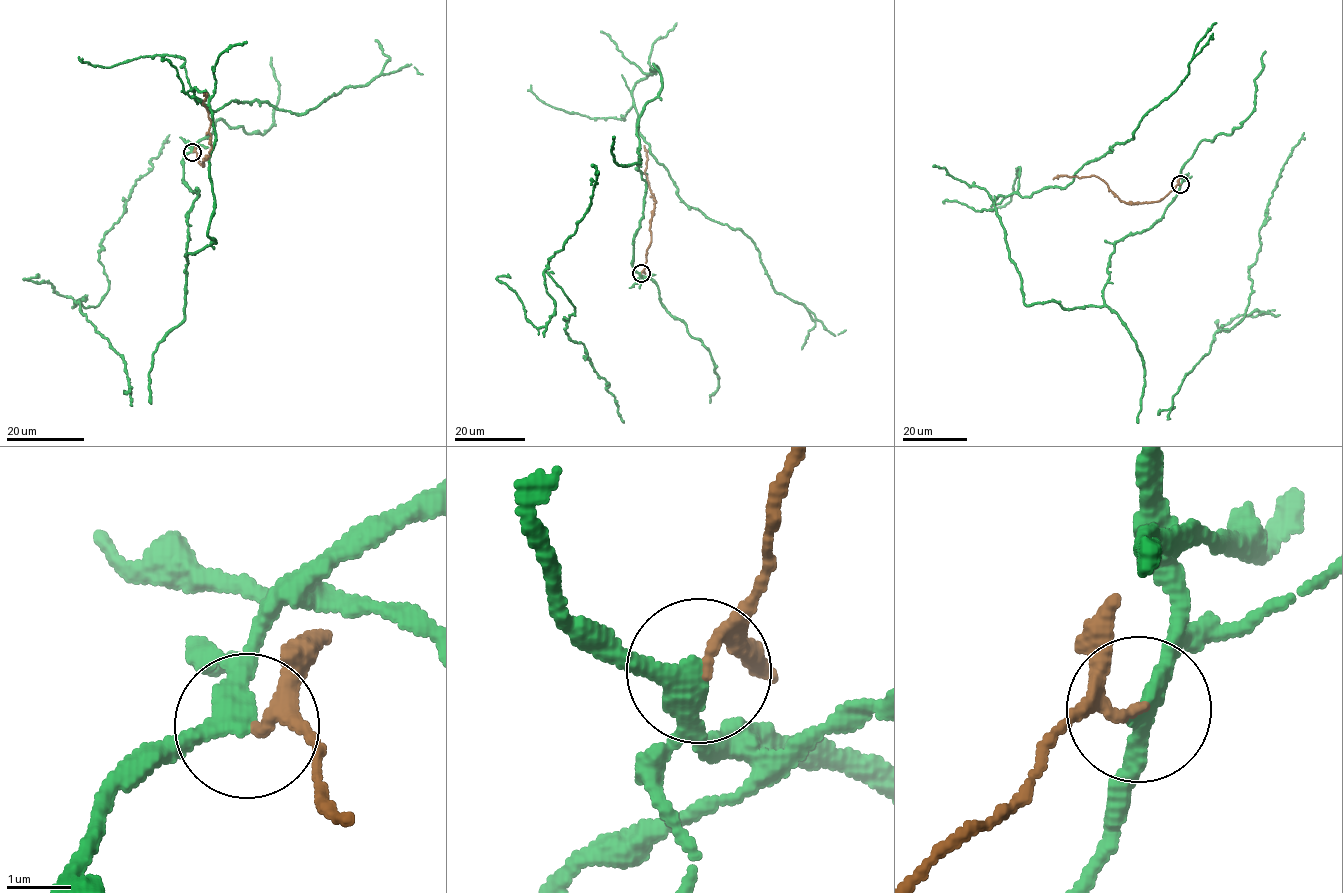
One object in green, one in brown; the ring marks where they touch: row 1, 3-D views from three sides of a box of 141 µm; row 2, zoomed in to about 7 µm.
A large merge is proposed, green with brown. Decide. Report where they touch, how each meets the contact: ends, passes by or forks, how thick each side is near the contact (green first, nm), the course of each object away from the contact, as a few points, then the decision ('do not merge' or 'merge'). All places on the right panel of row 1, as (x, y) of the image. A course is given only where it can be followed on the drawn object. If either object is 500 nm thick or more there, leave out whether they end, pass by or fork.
place (1180, 184); green passes by; brown passes by; calibres 300 and 130 nm; course green (1180, 185), (1156, 223), (1115, 243), (1104, 306), (1024, 302), (994, 199), (1065, 188), (1133, 138), (1216, 23); course brown (1180, 184), (1158, 201), (1135, 203), (1123, 202), (1094, 175), (1057, 176), (1053, 179); do not merge

